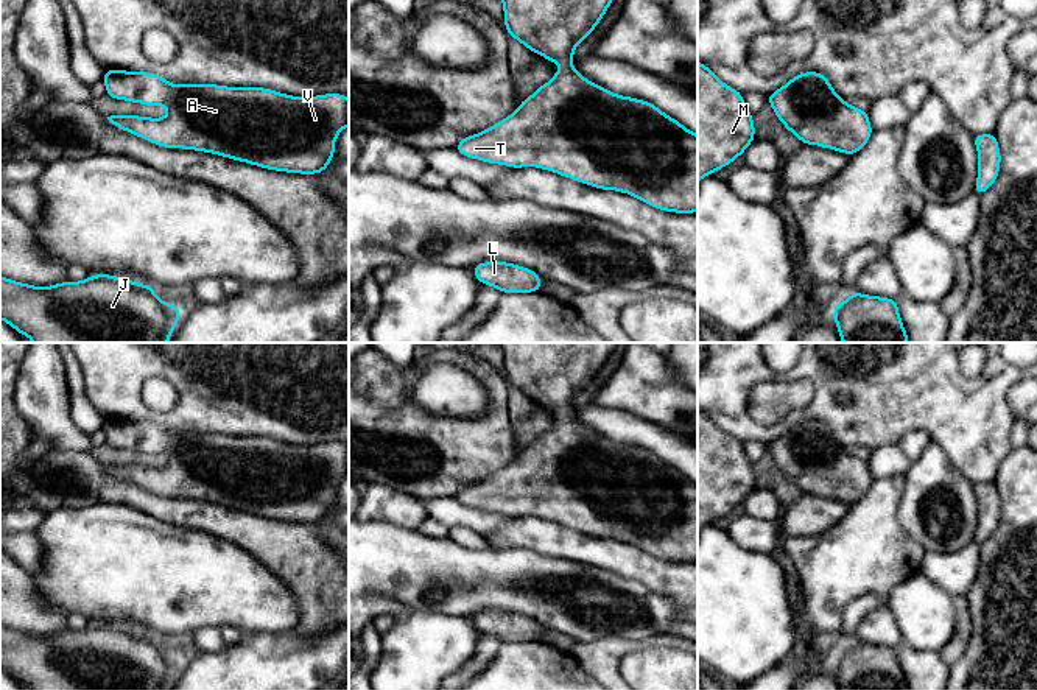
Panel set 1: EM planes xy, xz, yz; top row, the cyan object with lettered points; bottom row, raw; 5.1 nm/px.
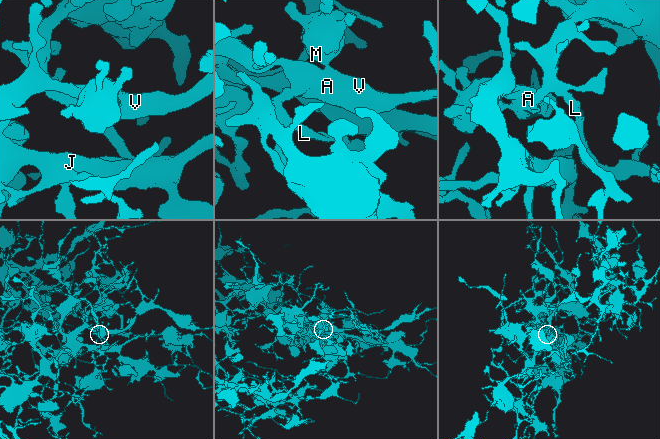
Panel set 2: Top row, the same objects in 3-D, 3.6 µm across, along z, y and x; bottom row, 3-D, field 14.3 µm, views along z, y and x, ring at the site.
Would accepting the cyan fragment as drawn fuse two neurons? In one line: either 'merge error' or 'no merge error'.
no merge error

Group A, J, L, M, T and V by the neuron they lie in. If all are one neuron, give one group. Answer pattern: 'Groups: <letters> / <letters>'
Groups: A J L M T V

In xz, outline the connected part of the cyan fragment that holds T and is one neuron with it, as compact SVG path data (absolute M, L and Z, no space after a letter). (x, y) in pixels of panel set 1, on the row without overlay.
M498 343L503 360L504 360L504 377L508 383L517 388L523 396L531 399L533 402L547 407L553 413L561 413L562 416L553 424L553 428L539 435L533 444L520 450L515 461L509 463L501 470L489 475L483 481L472 483L469 486L462 486L455 498L469 506L478 508L486 512L498 512L511 517L525 517L536 516L540 519L557 522L564 526L578 530L581 533L599 537L599 539L615 539L620 542L627 542L654 558L673 562L696 562L698 561L698 483L687 478L676 467L662 461L656 453L640 449L631 447L624 444L617 444L606 436L598 435L593 430L585 428L576 416L571 414L575 408L575 397L598 375L599 369L604 366L606 360L612 354L617 343Z

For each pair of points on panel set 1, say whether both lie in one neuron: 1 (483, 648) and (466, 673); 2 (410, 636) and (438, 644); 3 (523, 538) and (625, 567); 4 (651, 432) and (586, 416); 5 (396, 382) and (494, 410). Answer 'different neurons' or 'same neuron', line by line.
1: same neuron
2: same neuron
3: same neuron
4: same neuron
5: same neuron

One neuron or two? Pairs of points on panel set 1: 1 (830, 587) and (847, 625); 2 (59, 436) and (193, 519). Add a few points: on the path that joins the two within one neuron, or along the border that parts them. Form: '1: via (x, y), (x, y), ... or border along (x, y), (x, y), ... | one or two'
1: border along (872, 592), (846, 608), (835, 636) | two
2: border along (53, 449), (89, 450) | two

